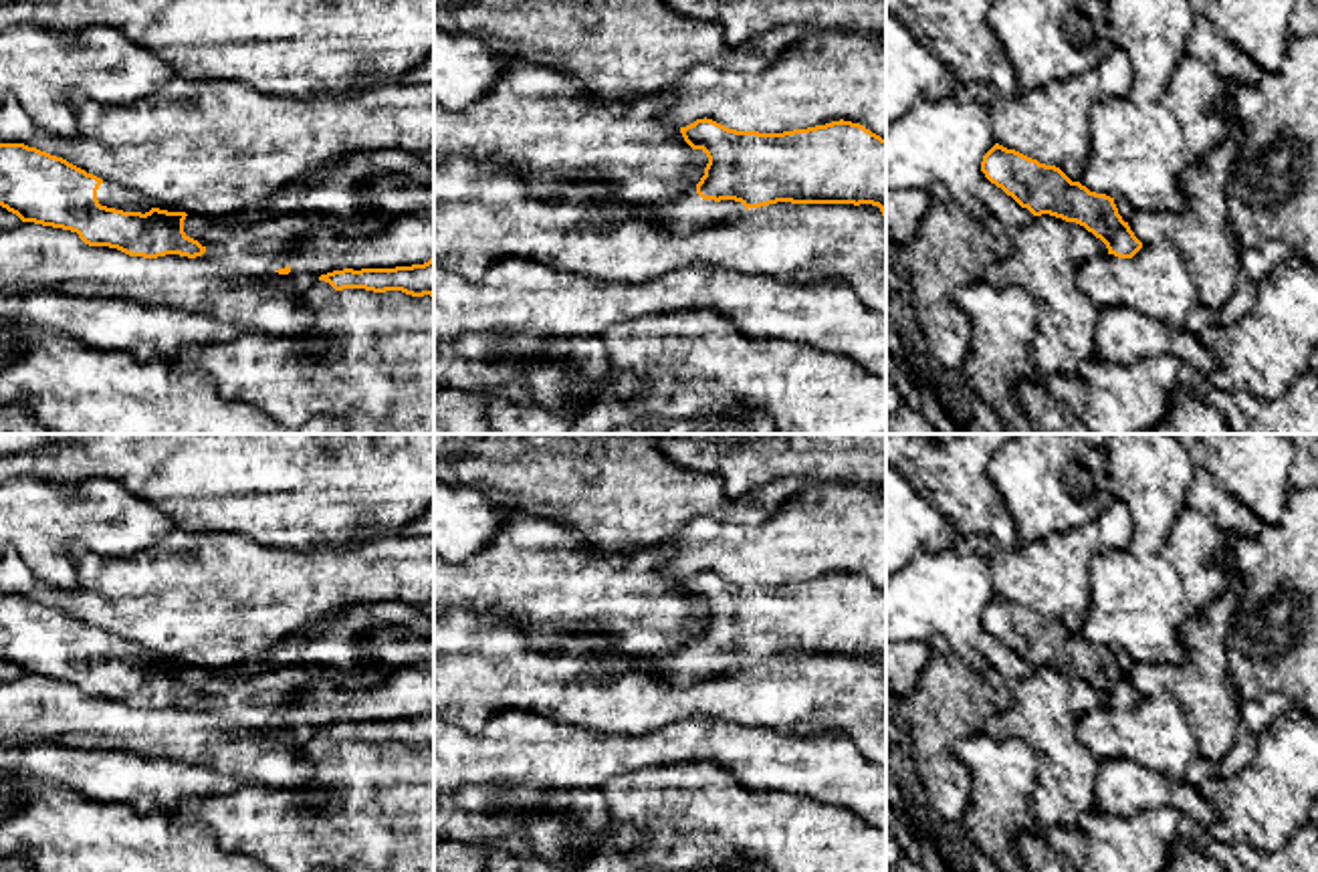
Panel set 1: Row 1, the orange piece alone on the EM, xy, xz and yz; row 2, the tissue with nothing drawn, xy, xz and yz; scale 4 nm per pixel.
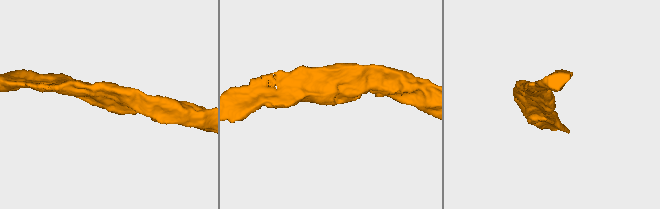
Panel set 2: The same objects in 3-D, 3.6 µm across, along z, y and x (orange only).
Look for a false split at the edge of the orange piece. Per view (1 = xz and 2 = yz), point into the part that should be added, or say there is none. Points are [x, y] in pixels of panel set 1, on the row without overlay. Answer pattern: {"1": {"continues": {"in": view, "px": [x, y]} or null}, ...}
{"1": {"continues": null}, "2": {"continues": {"in": "yz", "px": [1125, 661]}}}

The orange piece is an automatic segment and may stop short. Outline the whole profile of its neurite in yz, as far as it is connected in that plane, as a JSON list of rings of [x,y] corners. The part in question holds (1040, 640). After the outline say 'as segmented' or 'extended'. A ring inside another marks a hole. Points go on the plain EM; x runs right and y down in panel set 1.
[[[999,595],[983,608],[981,624],[1033,668],[1050,666],[1084,678],[1106,696],[1108,706],[1132,711],[1142,700],[1128,678],[1136,662],[1124,650],[1090,644],[1060,620]]] | extended

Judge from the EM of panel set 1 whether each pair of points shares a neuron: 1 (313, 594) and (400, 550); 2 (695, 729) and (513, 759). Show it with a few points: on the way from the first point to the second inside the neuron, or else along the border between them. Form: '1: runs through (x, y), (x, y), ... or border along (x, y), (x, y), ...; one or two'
1: runs through (336, 580), (378, 572); one
2: runs through (650, 749), (626, 755), (558, 755); one

